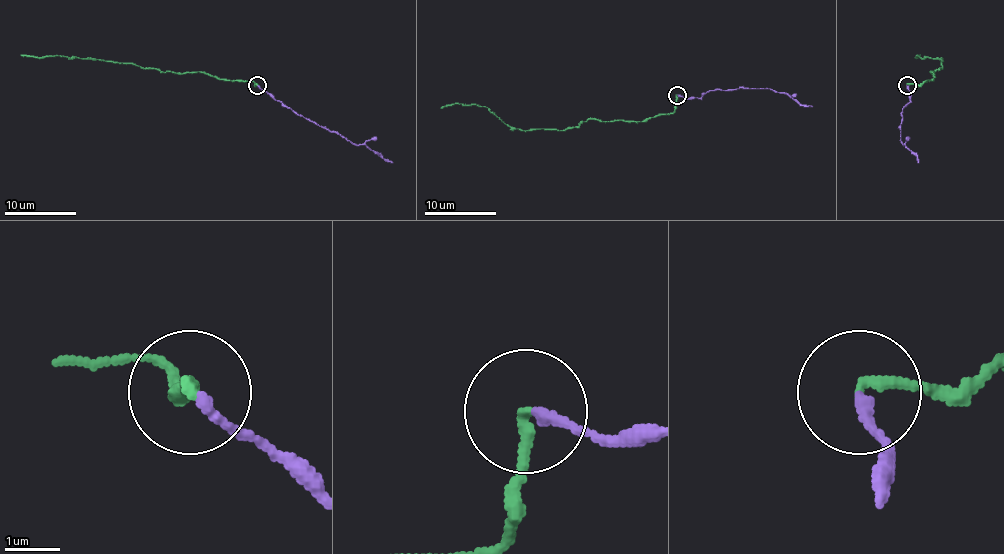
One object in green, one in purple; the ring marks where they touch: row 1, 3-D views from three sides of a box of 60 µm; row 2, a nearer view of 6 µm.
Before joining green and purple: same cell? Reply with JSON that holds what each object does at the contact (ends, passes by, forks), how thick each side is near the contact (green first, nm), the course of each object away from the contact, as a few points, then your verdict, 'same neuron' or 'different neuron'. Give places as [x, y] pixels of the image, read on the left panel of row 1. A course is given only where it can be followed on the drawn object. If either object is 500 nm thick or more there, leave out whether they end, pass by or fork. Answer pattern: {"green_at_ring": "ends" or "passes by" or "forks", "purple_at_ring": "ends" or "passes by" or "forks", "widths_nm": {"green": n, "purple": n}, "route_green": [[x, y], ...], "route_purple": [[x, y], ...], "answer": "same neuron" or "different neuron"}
{"green_at_ring": "ends", "purple_at_ring": "ends", "widths_nm": {"green": 200, "purple": 200}, "route_green": [[257, 85], [252, 80], [221, 78], [198, 71], [180, 73], [64, 55], [21, 55]], "route_purple": [[257, 85], [291, 109], [393, 162]], "answer": "same neuron"}

